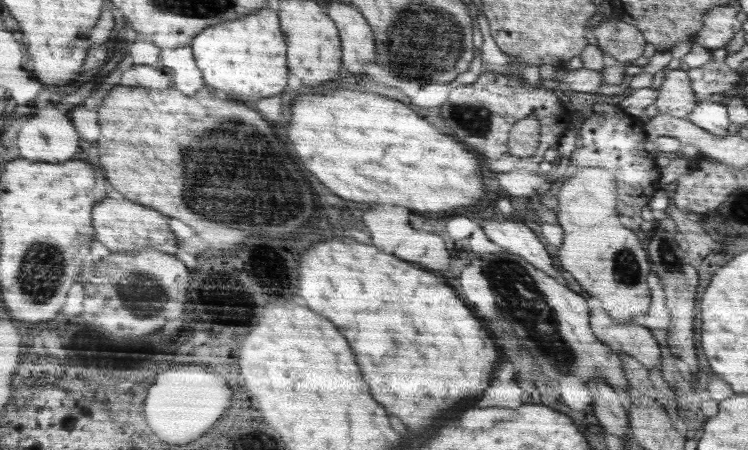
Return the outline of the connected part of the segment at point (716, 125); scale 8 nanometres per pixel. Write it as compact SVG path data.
M717 98L706 102L698 102L687 119L695 126L707 130L717 137L726 137L727 130L731 125L726 105L720 103Z

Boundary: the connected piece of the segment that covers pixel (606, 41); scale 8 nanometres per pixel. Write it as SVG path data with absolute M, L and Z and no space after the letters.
M607 14L607 21L594 23L593 34L598 46L615 59L617 64L632 63L640 58L647 44L643 32L627 19L617 20Z

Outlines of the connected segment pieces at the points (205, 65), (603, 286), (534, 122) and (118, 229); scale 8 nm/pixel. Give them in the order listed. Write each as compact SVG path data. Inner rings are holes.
M268 5L252 16L240 18L238 22L218 24L206 28L196 40L192 40L192 50L198 68L206 86L212 91L228 94L232 100L260 100L266 96L280 94L288 82L288 66L286 66L286 38L282 36L278 14ZM262 90L262 96L254 96Z
M582 168L569 178L558 193L558 220L563 228L562 246L554 253L558 266L567 270L578 284L596 300L600 298L601 307L614 322L634 320L638 314L646 314L651 309L650 287L647 278L650 274L648 254L642 250L640 240L622 224L618 215L618 181L613 173L604 168Z
M528 115L518 123L510 132L508 152L520 159L532 158L535 150L539 147L541 137L540 123L534 115Z
M113 198L101 200L95 210L97 240L102 242L111 253L136 253L141 248L148 247L158 248L162 252L170 252L172 256L177 256L176 246L178 246L178 242L176 242L172 230L168 228L166 218L160 214L160 211L128 199L118 201Z

